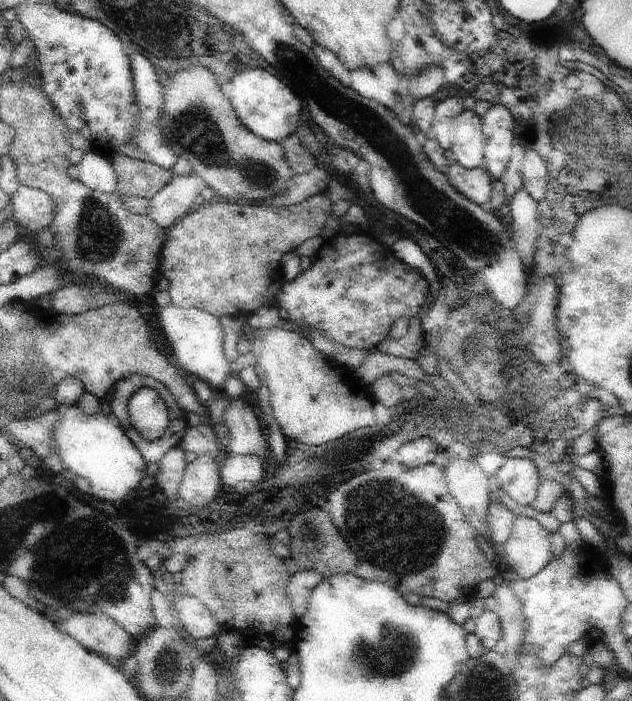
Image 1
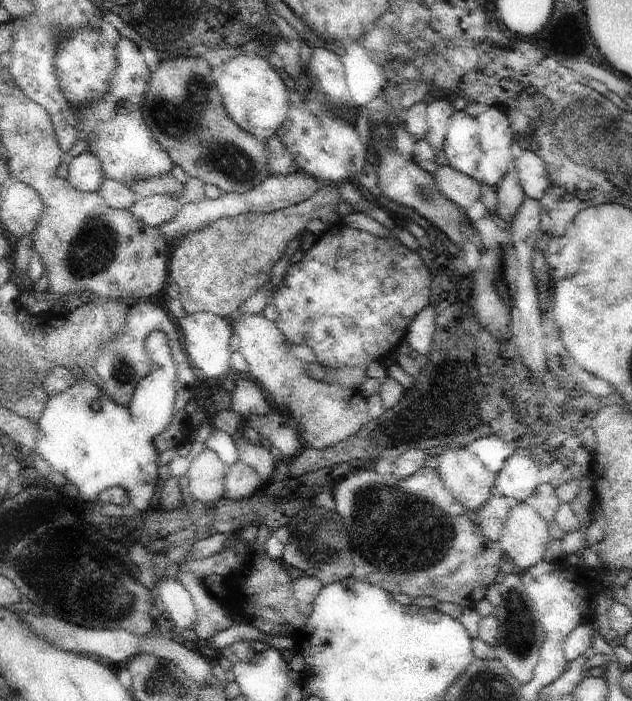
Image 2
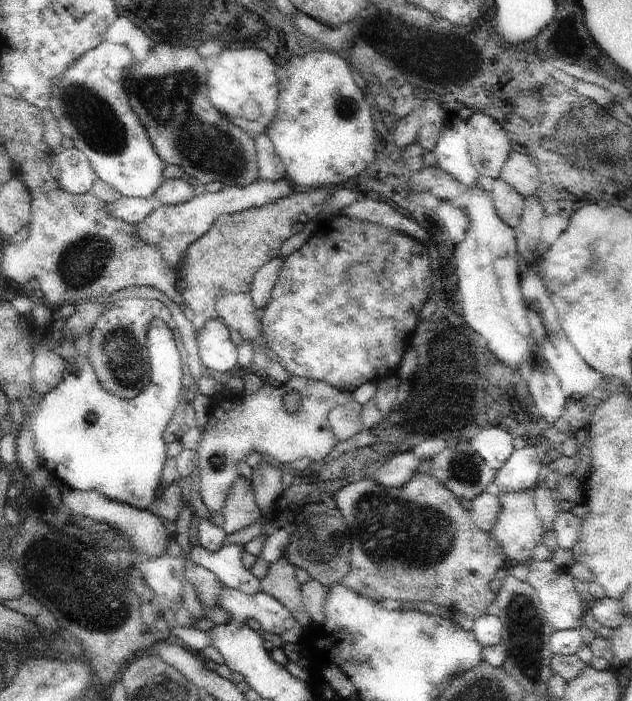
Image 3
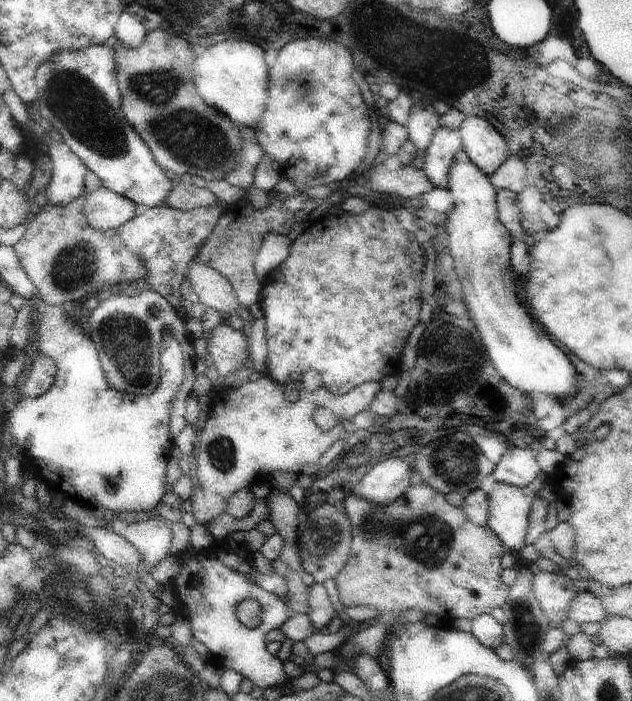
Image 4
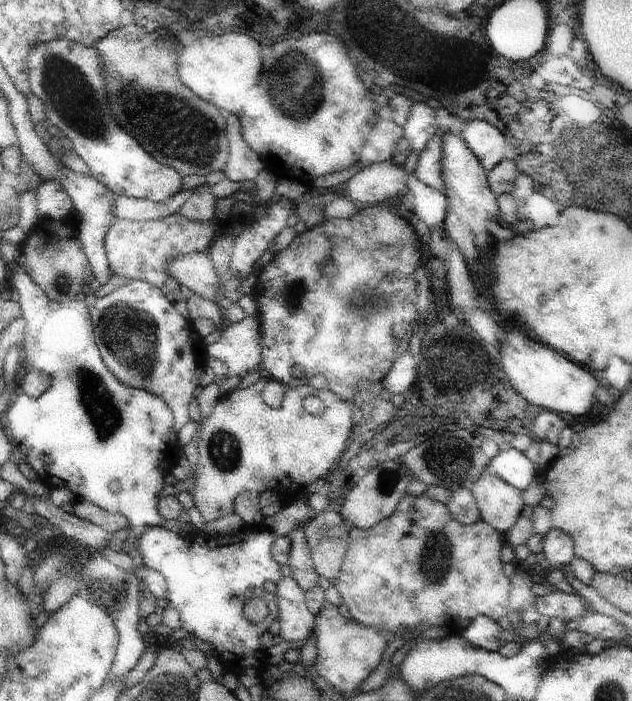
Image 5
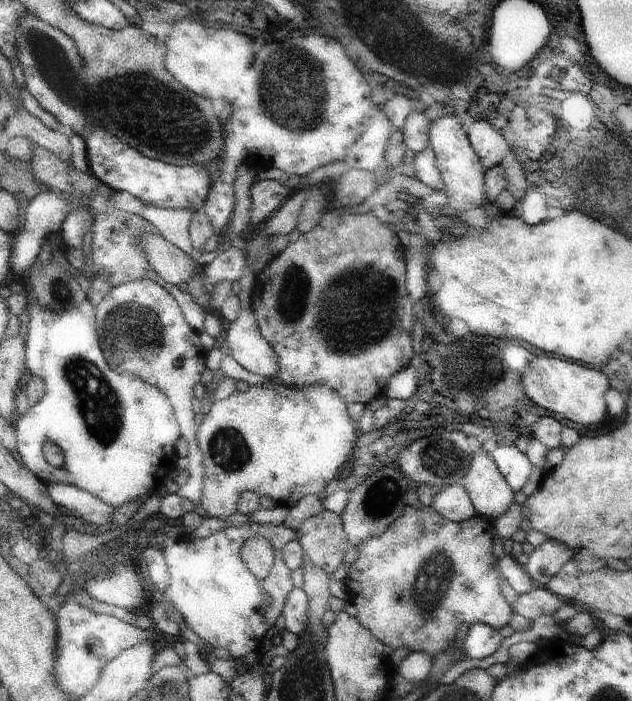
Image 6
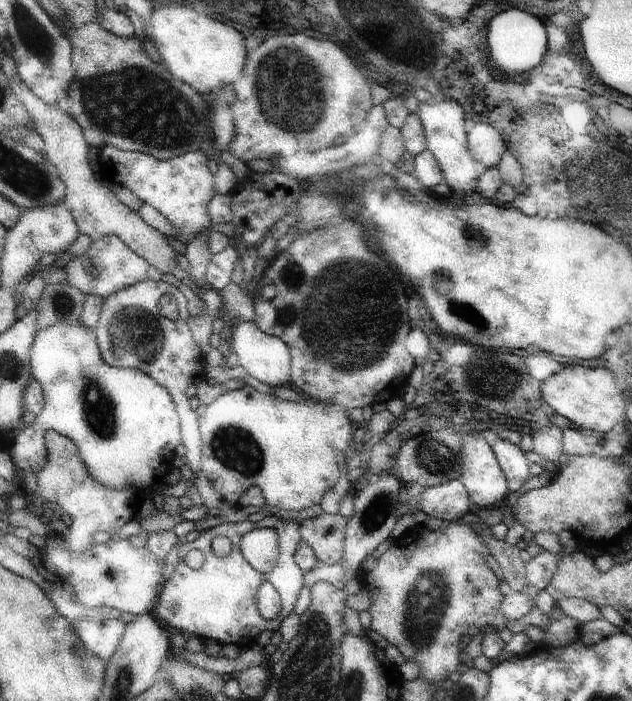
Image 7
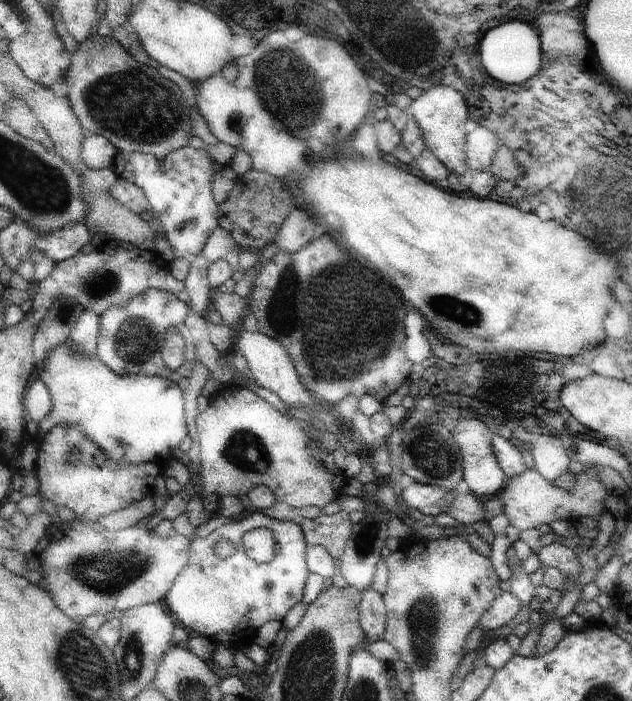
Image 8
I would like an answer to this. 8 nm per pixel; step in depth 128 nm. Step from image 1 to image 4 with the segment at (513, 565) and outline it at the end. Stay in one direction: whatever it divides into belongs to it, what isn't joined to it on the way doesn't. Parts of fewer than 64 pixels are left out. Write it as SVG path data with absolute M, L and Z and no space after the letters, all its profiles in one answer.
M541 473L529 486L519 488L505 483L495 484L493 490L488 494L490 500L490 517L487 520L487 527L495 531L495 534L502 540L506 549L513 555L518 556L525 545L528 544L528 530L530 527L530 512L534 500L545 486L545 473Z

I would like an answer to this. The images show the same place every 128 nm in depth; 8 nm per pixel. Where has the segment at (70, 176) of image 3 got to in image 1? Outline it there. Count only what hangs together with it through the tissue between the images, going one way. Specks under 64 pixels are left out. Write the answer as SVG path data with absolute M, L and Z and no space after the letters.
M87 151L77 164L77 168L79 172L77 179L85 182L94 191L104 193L119 192L118 172L111 155Z

